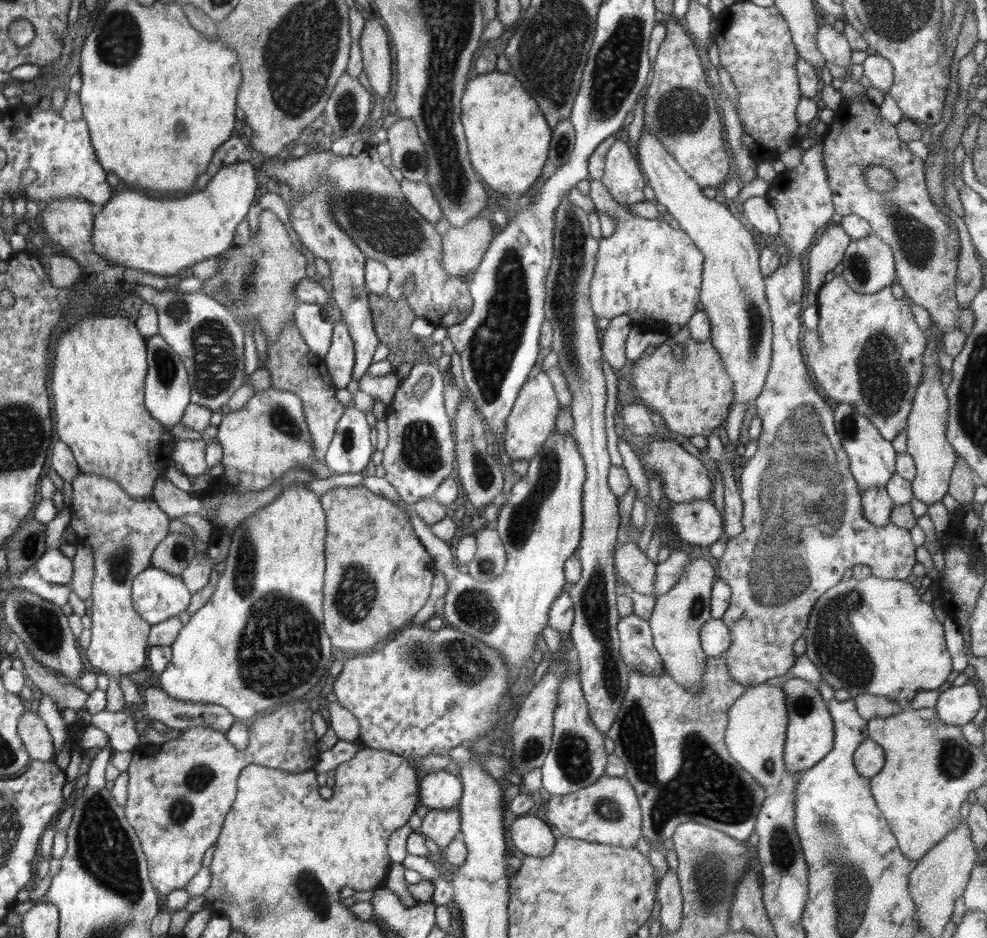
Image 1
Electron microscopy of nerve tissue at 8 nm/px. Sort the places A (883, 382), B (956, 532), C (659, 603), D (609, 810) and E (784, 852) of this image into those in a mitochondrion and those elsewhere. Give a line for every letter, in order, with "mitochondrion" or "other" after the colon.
A: mitochondrion
B: other
C: other
D: mitochondrion
E: mitochondrion

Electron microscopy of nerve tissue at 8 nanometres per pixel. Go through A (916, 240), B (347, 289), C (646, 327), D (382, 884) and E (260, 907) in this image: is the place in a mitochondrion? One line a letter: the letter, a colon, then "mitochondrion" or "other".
A: mitochondrion
B: other
C: other
D: other
E: mitochondrion

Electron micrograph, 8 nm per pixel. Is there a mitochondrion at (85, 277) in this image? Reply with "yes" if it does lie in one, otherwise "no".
no

